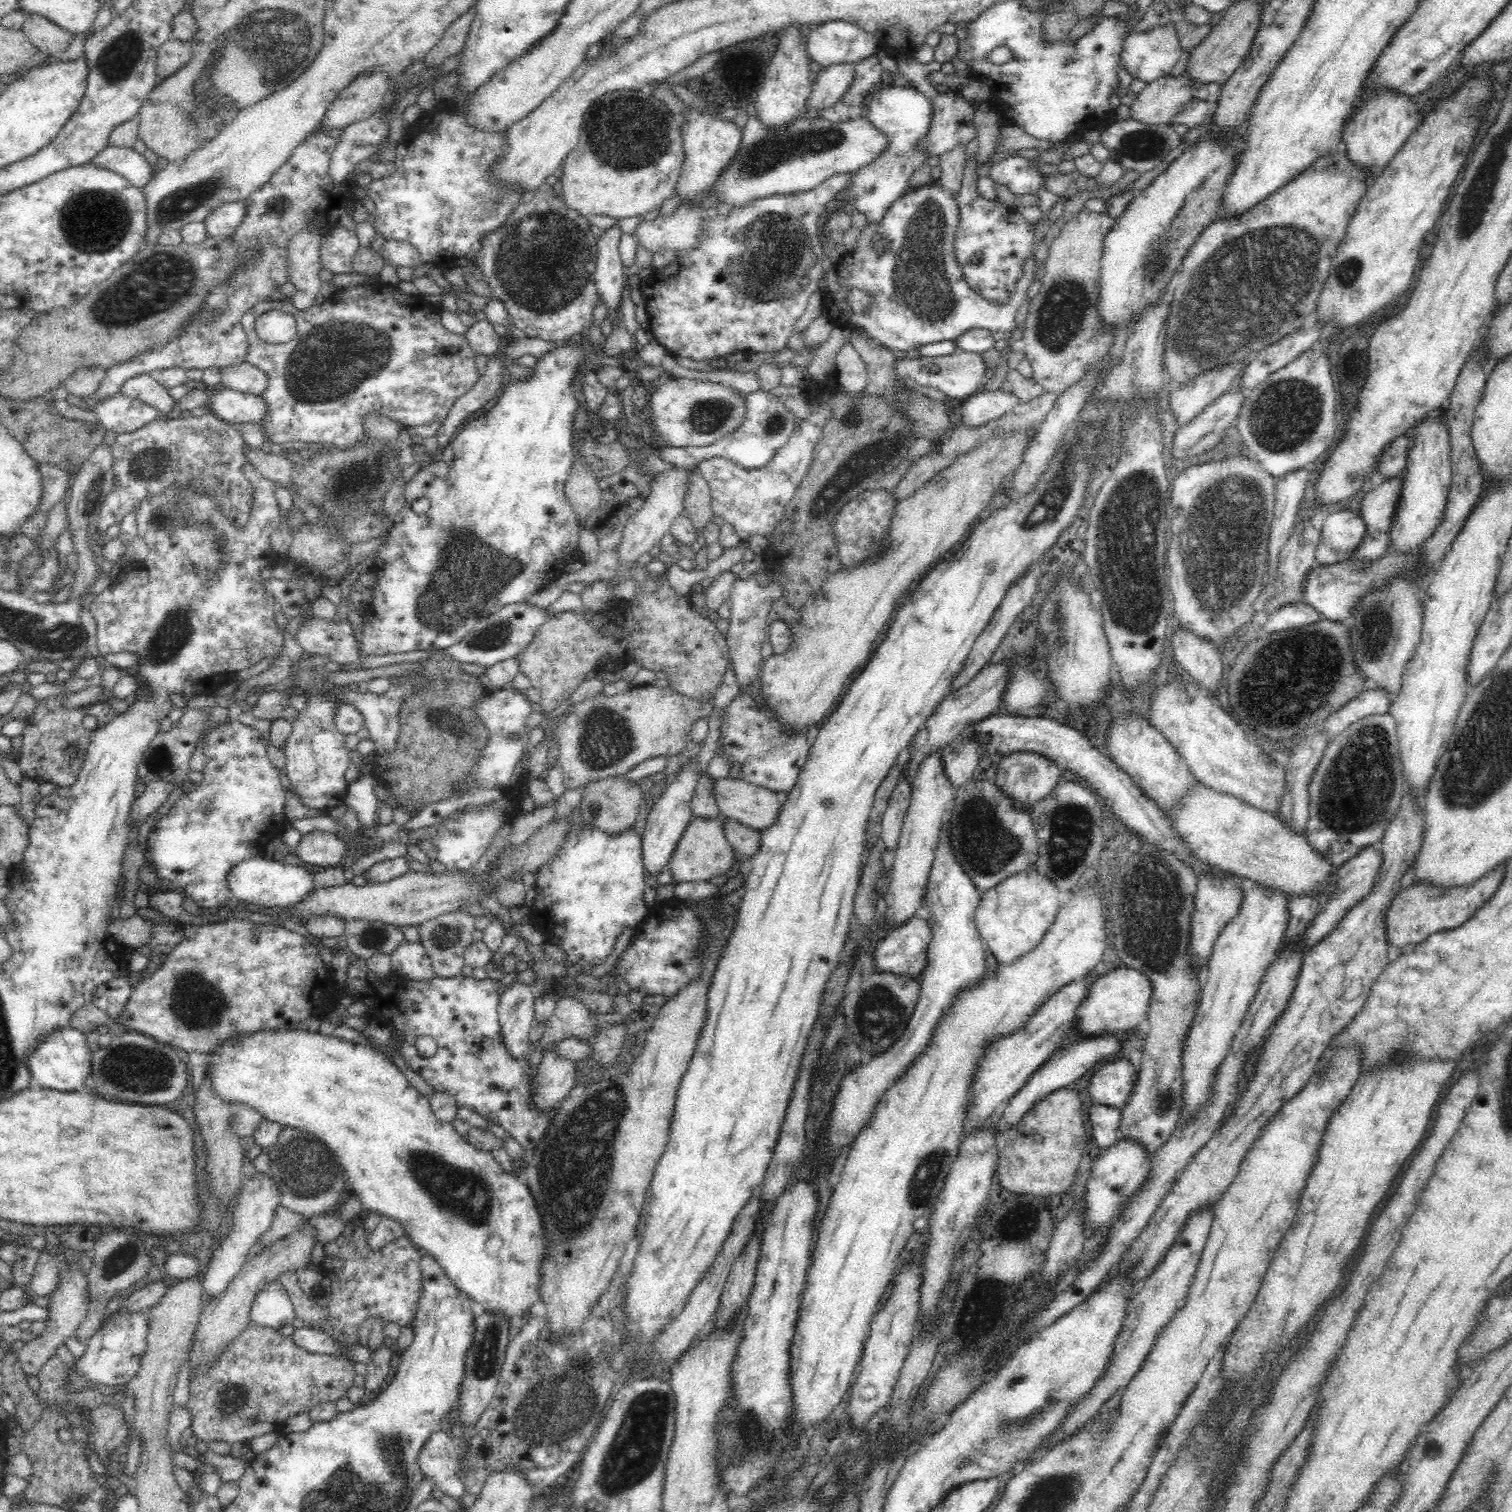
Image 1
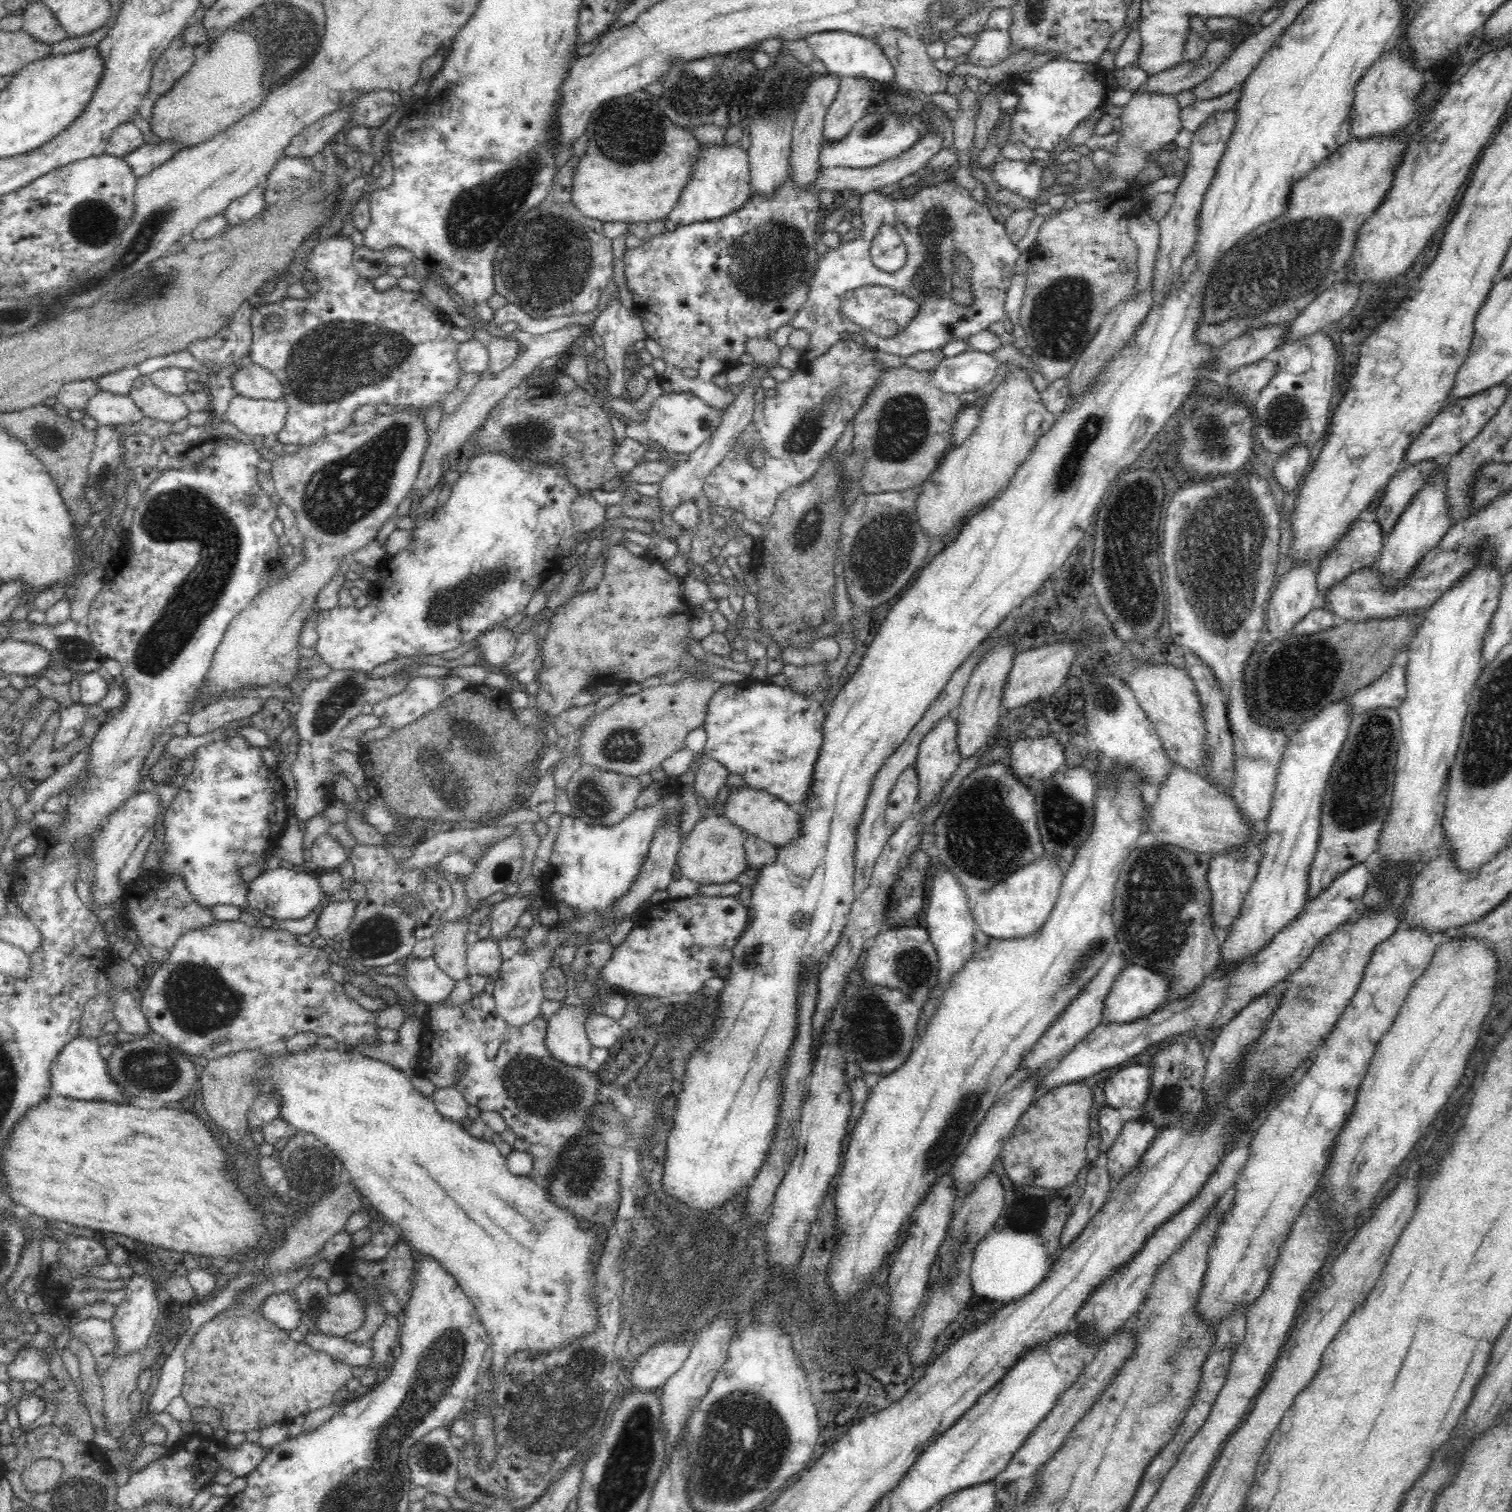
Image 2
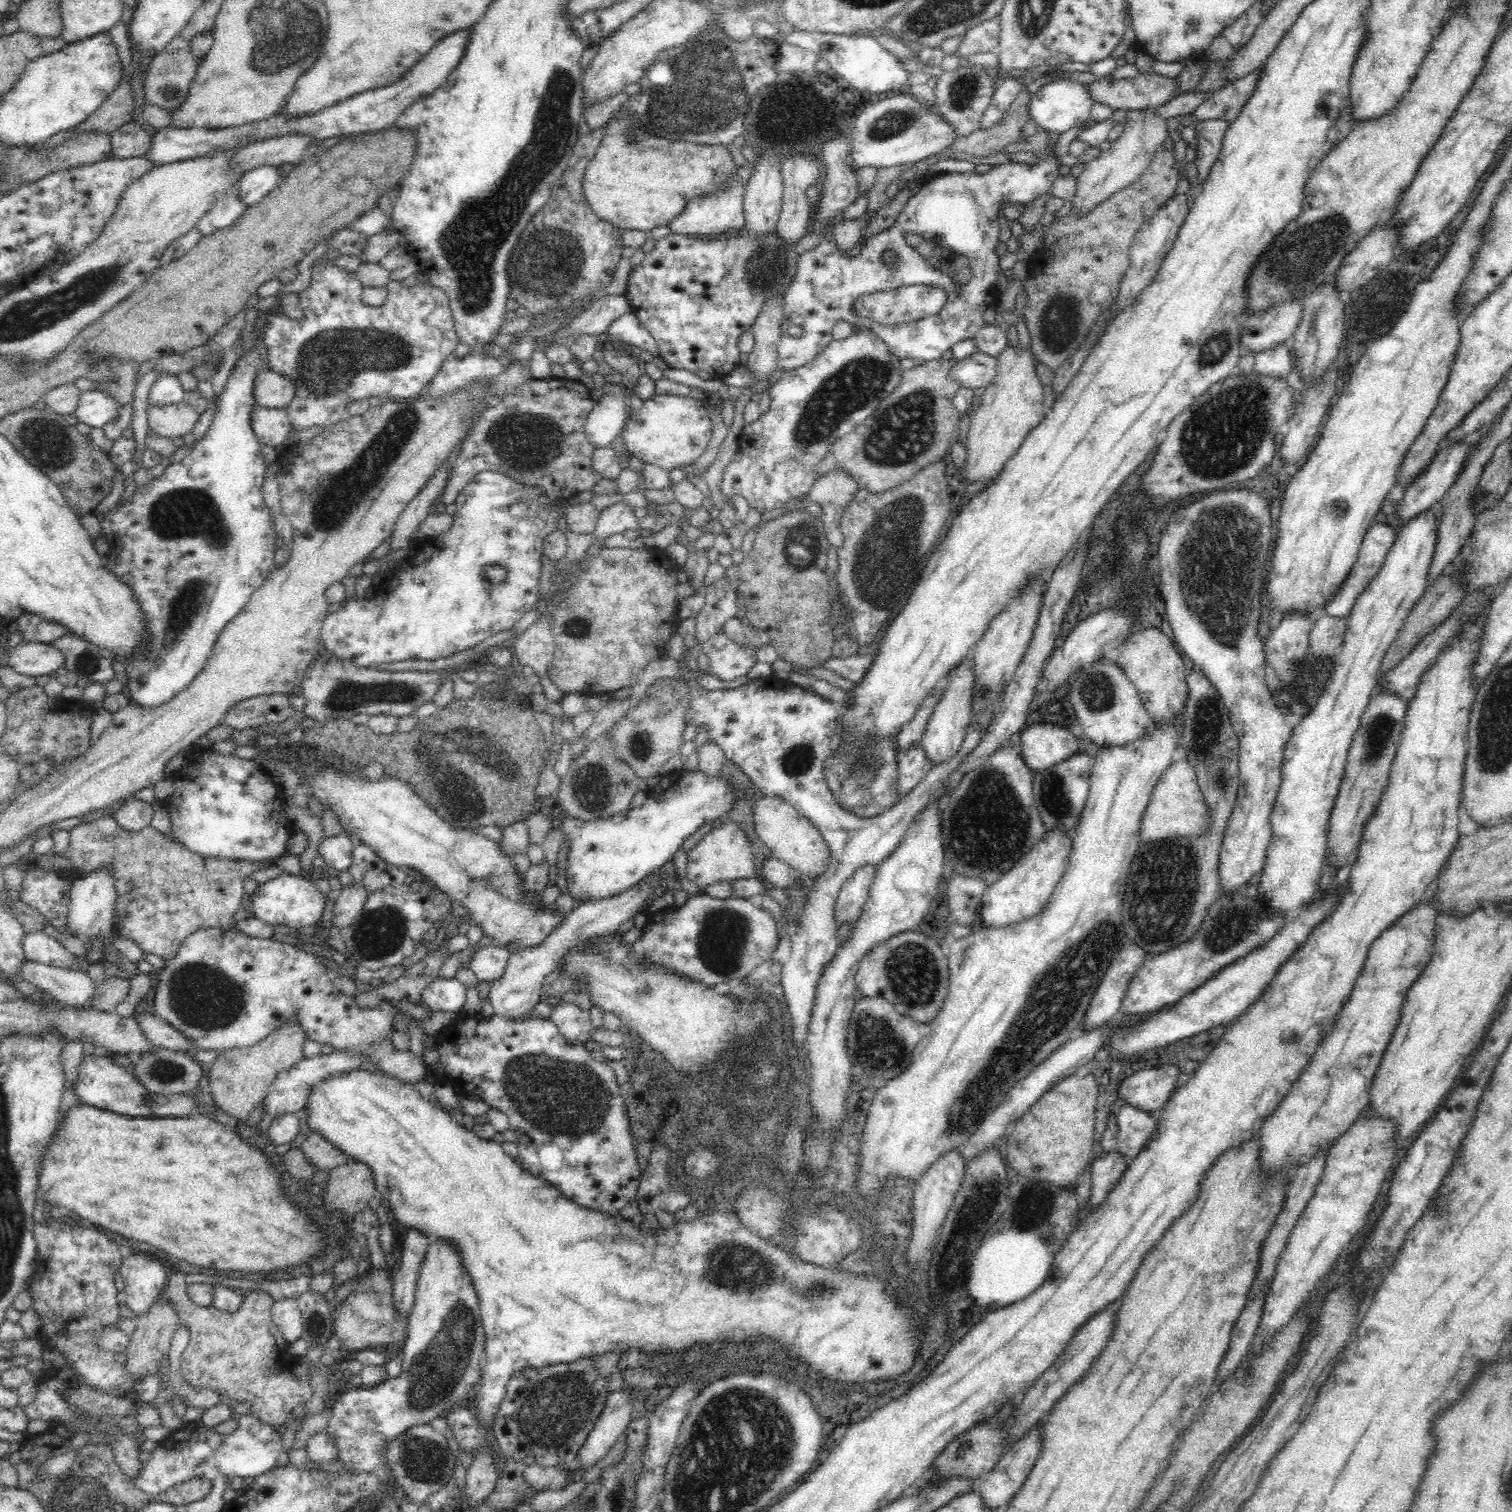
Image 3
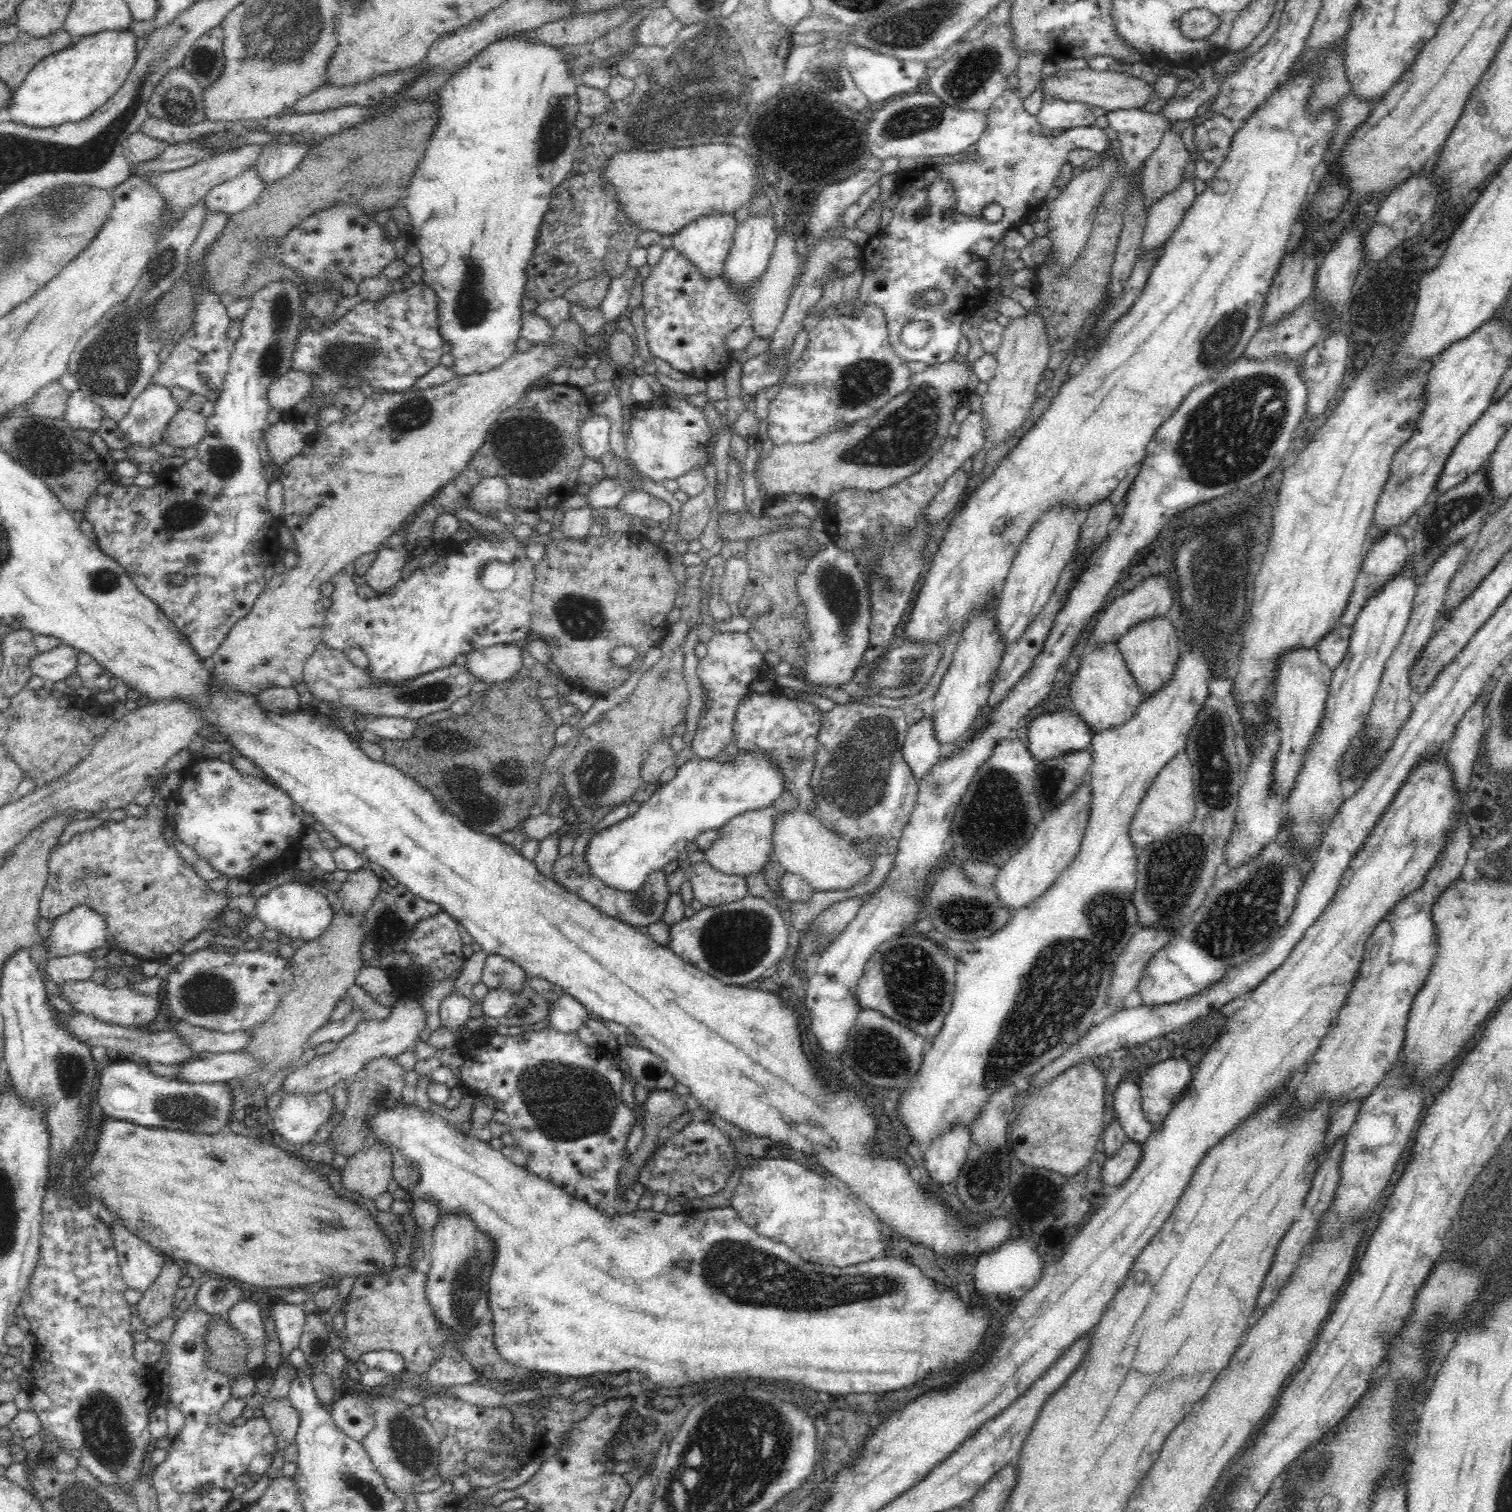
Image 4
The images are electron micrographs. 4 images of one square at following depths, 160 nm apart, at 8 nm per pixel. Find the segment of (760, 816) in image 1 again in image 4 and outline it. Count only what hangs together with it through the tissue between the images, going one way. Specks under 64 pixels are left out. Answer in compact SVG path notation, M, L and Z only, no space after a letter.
M800 808L782 812L774 816L772 820L772 858L779 861L786 872L800 876L807 884L810 884L815 891L846 890L853 884L861 882L872 870L874 861L866 859L850 839L844 839L836 833L832 833L817 818L814 818L808 811Z

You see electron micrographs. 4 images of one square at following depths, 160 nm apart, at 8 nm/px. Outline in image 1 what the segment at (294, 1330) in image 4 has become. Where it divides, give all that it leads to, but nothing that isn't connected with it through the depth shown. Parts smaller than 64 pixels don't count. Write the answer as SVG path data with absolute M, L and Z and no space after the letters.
M278 1280L266 1282L266 1286L254 1296L248 1322L254 1325L279 1329L297 1316L288 1291Z

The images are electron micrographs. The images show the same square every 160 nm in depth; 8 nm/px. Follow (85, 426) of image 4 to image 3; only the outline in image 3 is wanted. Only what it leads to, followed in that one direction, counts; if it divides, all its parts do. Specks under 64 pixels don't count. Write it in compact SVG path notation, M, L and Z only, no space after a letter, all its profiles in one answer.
M90 390L80 396L73 420L102 429L118 416L118 412L120 405L112 395L100 390Z

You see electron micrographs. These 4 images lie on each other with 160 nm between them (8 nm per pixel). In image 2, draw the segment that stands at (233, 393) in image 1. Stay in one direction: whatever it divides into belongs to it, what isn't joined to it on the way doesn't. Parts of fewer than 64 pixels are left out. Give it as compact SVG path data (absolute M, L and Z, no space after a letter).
M234 393L226 415L245 435L276 438L286 421L287 405L283 399L252 399Z

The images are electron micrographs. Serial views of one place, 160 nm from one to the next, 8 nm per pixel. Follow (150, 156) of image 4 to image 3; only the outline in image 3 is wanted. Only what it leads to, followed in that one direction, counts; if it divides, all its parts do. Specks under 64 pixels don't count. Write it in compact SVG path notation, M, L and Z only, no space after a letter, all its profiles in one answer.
M128 121L110 132L110 149L118 158L142 157L150 150L152 136L148 135L142 125Z

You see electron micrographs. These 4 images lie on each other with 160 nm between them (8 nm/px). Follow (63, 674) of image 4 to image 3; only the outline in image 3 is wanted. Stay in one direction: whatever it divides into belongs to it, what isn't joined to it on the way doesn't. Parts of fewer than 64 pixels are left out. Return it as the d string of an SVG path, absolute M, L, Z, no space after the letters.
M24 641L9 649L9 667L26 676L45 676L64 665L64 654L52 644Z

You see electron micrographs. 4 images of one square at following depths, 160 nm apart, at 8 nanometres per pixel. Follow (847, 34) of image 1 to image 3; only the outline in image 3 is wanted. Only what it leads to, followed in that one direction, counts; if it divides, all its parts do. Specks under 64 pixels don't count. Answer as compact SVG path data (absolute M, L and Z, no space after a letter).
M792 31L786 36L786 43L800 46L805 50L814 52L819 60L829 63L831 76L842 76L856 90L880 94L888 90L901 89L908 80L908 71L902 67L902 63L888 50L884 49L874 36L860 36L832 33L813 33L806 31Z

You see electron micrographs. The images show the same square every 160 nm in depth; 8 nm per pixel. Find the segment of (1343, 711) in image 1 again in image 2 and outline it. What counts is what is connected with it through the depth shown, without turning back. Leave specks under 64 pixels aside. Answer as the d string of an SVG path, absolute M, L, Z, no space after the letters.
M1396 665L1386 669L1376 681L1358 689L1350 698L1350 713L1352 716L1368 712L1373 708L1392 707L1401 705L1406 696L1406 667Z

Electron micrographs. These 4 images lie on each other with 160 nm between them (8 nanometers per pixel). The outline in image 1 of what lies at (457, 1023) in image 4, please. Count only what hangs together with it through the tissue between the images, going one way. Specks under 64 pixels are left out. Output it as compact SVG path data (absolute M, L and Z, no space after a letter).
M405 940L390 953L390 956L392 970L410 980L418 980L418 978L426 980L426 978L432 978L436 975L422 942Z

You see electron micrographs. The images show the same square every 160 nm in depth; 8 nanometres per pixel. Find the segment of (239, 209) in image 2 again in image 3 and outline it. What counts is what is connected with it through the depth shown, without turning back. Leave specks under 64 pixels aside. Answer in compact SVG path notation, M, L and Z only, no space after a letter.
M276 166L252 168L241 176L238 199L247 207L251 207L275 190L279 181Z

